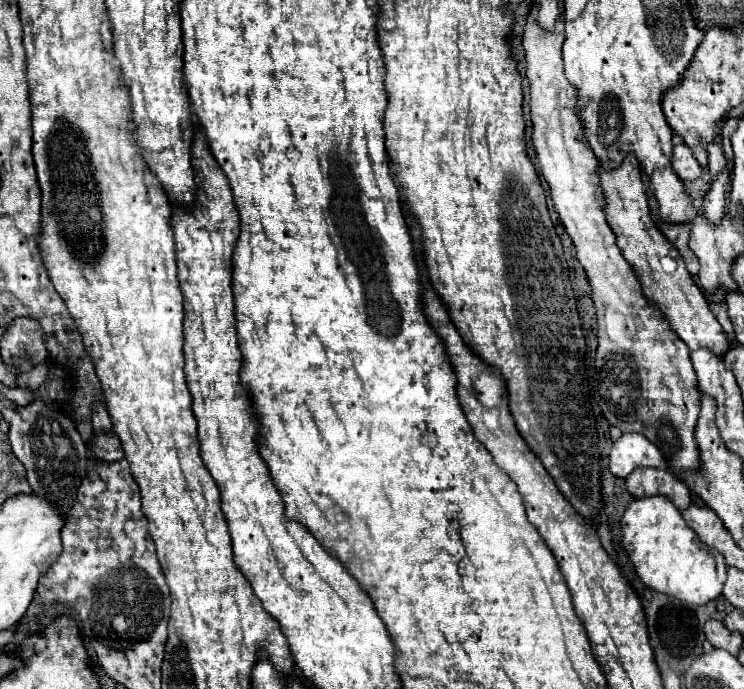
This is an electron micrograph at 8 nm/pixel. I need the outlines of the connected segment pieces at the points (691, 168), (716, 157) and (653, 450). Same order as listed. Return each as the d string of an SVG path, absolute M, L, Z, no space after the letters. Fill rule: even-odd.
M676 145L674 147L672 167L682 181L694 181L702 175L702 167L698 165L698 161L694 159L692 151L686 145Z
M720 135L708 145L708 173L714 177L718 175L720 171L724 171L726 167L726 161L724 161L724 155L722 155L722 147L720 147Z
M626 433L622 435L610 451L610 473L616 477L628 477L638 467L652 467L662 469L666 467L666 459L662 451L654 443L650 443L640 433Z

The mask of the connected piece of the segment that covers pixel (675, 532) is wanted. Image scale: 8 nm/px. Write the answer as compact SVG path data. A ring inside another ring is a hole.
M668 497L634 499L624 511L620 525L624 549L636 575L646 587L692 605L706 605L722 593L722 585L726 581L724 557L692 533L682 519L682 513Z

